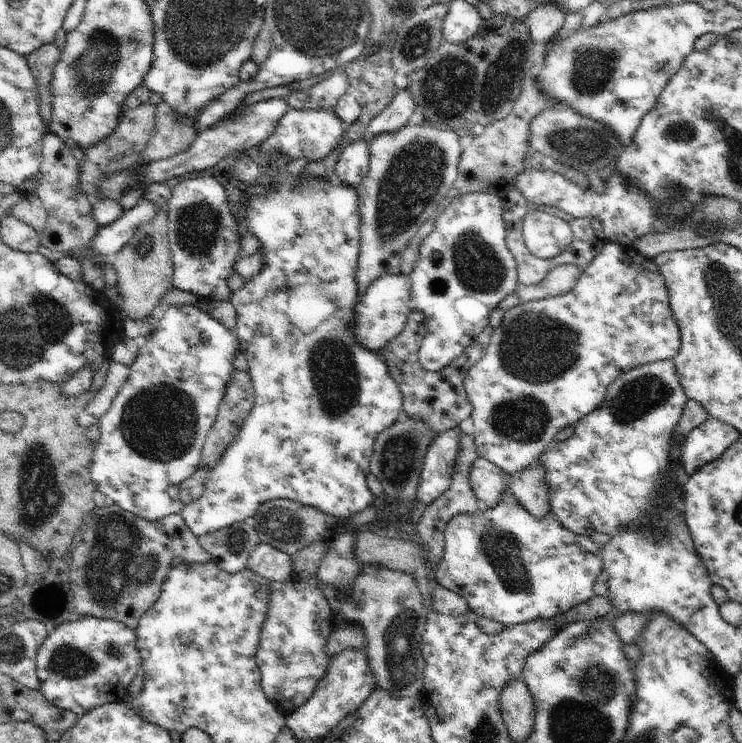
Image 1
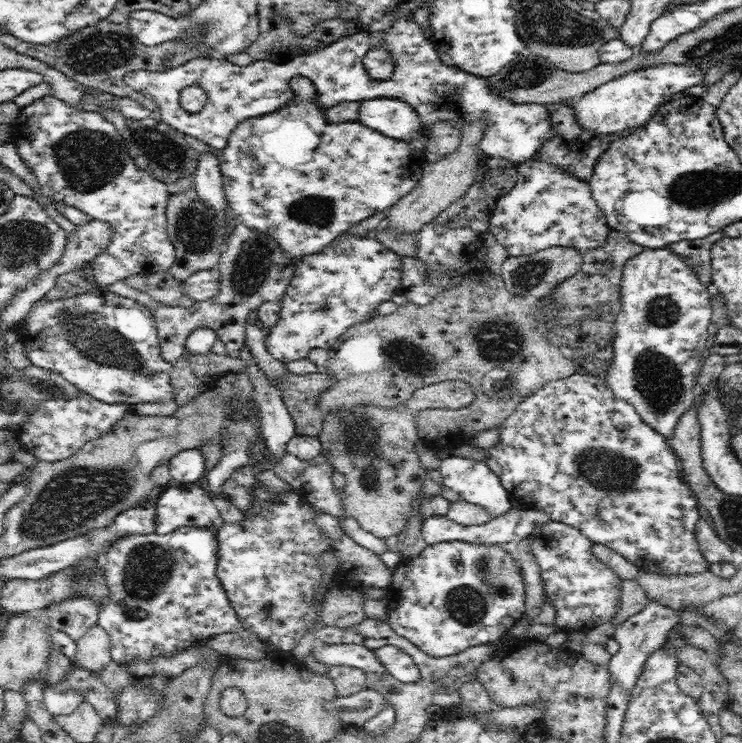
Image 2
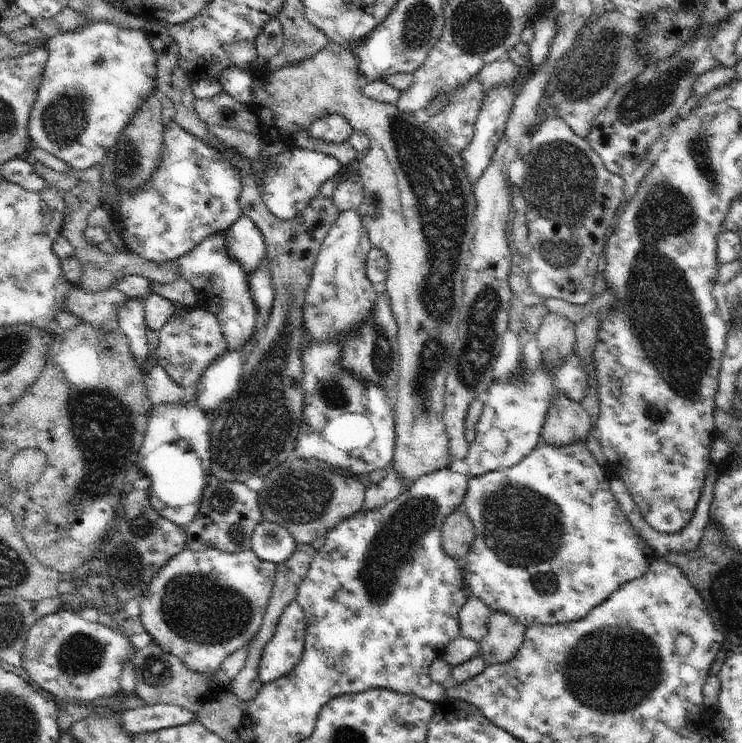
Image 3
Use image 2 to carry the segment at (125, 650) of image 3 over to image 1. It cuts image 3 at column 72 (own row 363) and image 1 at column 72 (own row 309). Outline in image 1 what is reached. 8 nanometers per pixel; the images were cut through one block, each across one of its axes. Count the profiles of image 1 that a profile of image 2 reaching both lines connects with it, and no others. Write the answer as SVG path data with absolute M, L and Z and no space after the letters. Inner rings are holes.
M90 615L79 616L75 621L60 624L40 644L36 656L37 674L40 679L39 691L50 704L75 712L81 717L103 704L125 702L128 687L136 678L138 669L142 667L142 661L135 630L112 619L101 619Z

